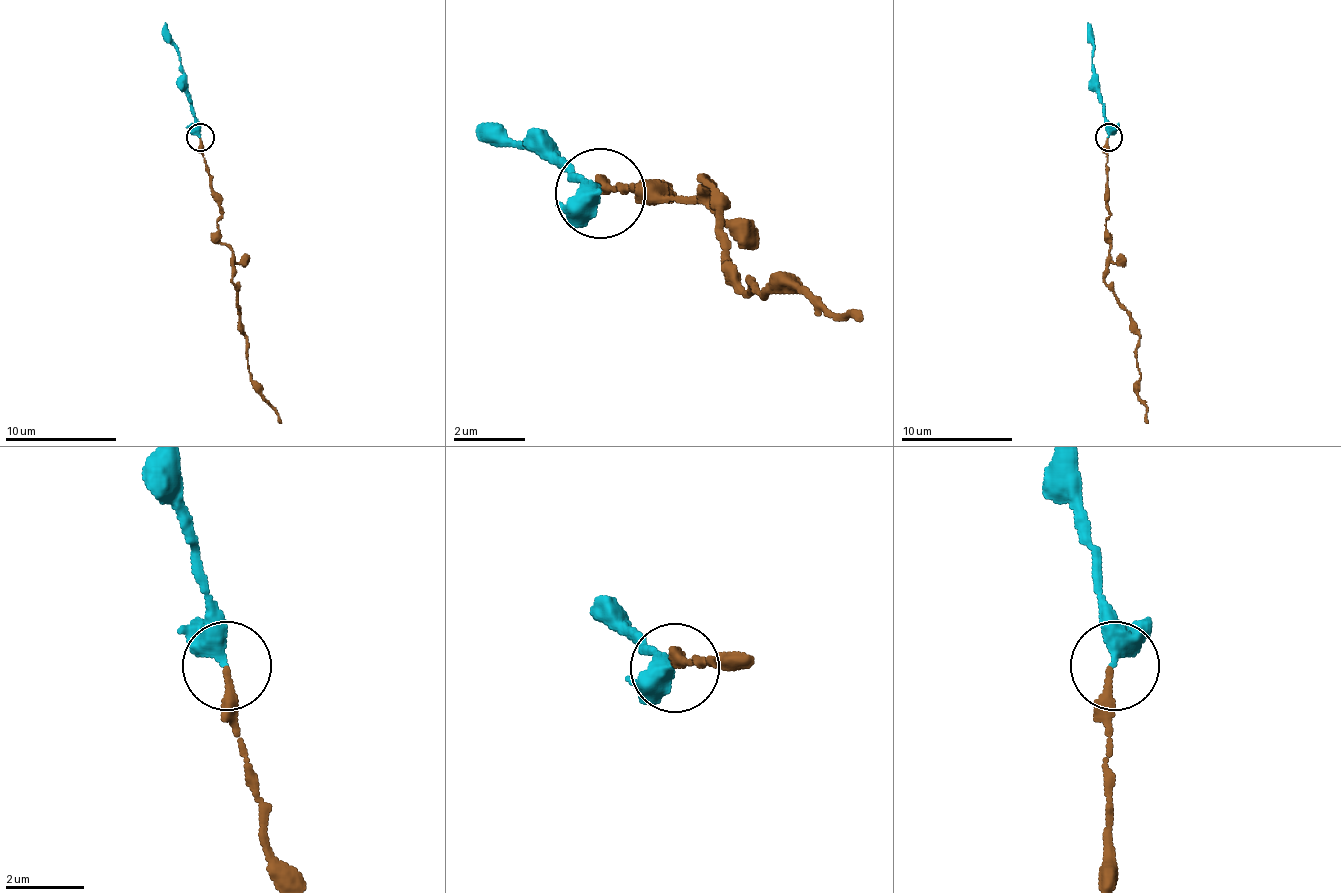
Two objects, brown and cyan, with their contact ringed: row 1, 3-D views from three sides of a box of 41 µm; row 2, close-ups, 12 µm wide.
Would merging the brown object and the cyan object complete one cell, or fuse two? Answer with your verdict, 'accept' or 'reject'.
accept

